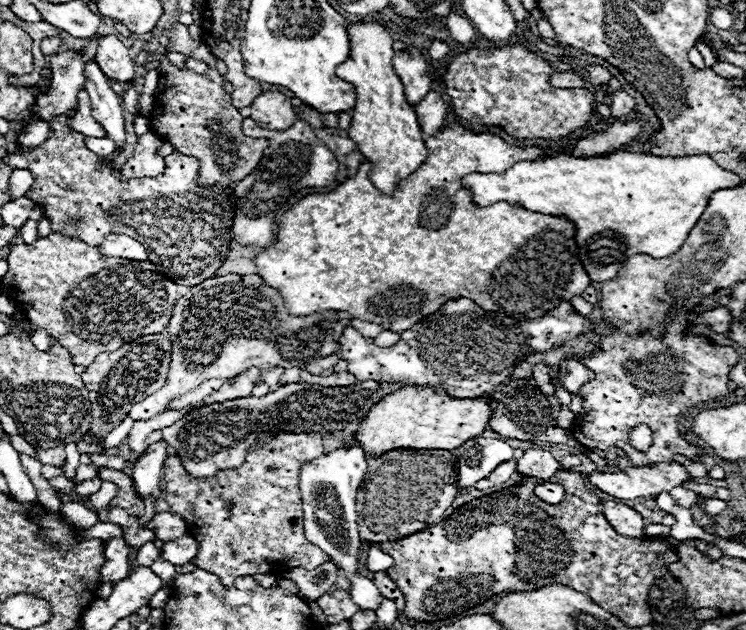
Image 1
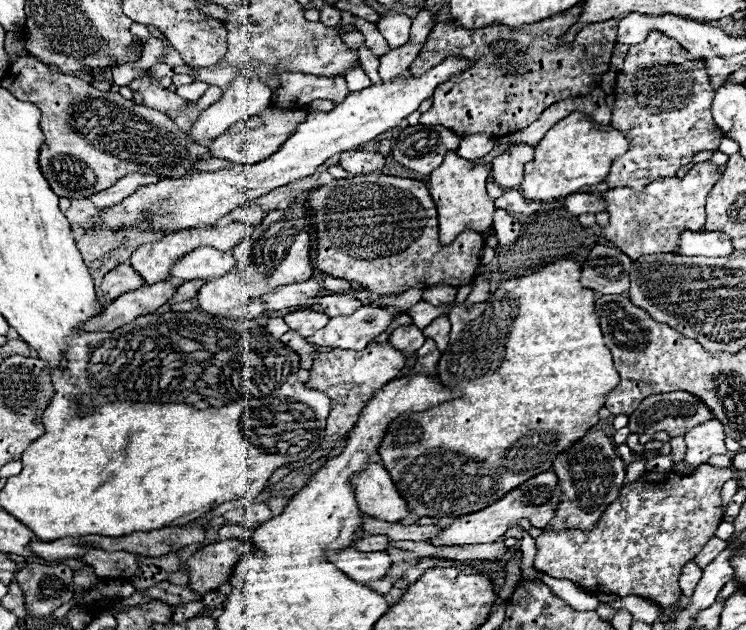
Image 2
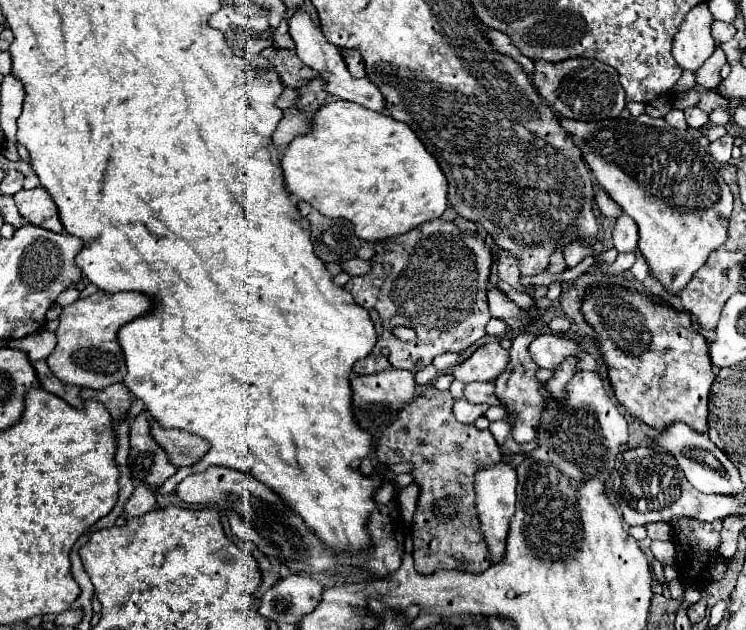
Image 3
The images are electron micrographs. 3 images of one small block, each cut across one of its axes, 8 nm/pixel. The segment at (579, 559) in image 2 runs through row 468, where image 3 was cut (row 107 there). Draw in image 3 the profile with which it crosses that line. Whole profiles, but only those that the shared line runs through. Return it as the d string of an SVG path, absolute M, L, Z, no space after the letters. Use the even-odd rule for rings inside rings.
M706 92L706 94L702 94L700 100L698 100L698 108L704 110L704 112L708 112L708 114L714 112L716 108L730 110L730 100L724 98L724 96L720 96L720 94L716 94L716 92Z

